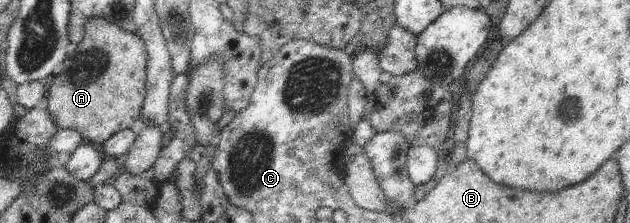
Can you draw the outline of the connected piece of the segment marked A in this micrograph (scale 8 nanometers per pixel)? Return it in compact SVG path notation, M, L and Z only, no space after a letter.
M91 18L85 24L85 37L63 61L50 87L48 110L59 128L76 129L85 139L101 147L114 133L131 129L138 121L146 96L148 51L139 34L124 30L105 18Z

